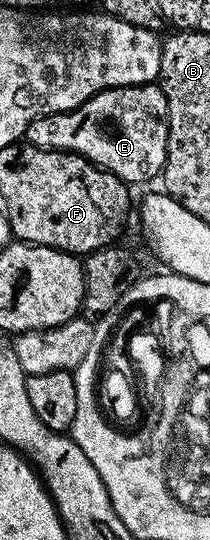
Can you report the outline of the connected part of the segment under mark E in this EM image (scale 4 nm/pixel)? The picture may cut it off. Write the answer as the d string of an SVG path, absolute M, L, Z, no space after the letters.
M159 84L123 85L95 93L68 113L45 113L28 124L27 144L77 153L126 183L159 178L168 150L168 104Z

